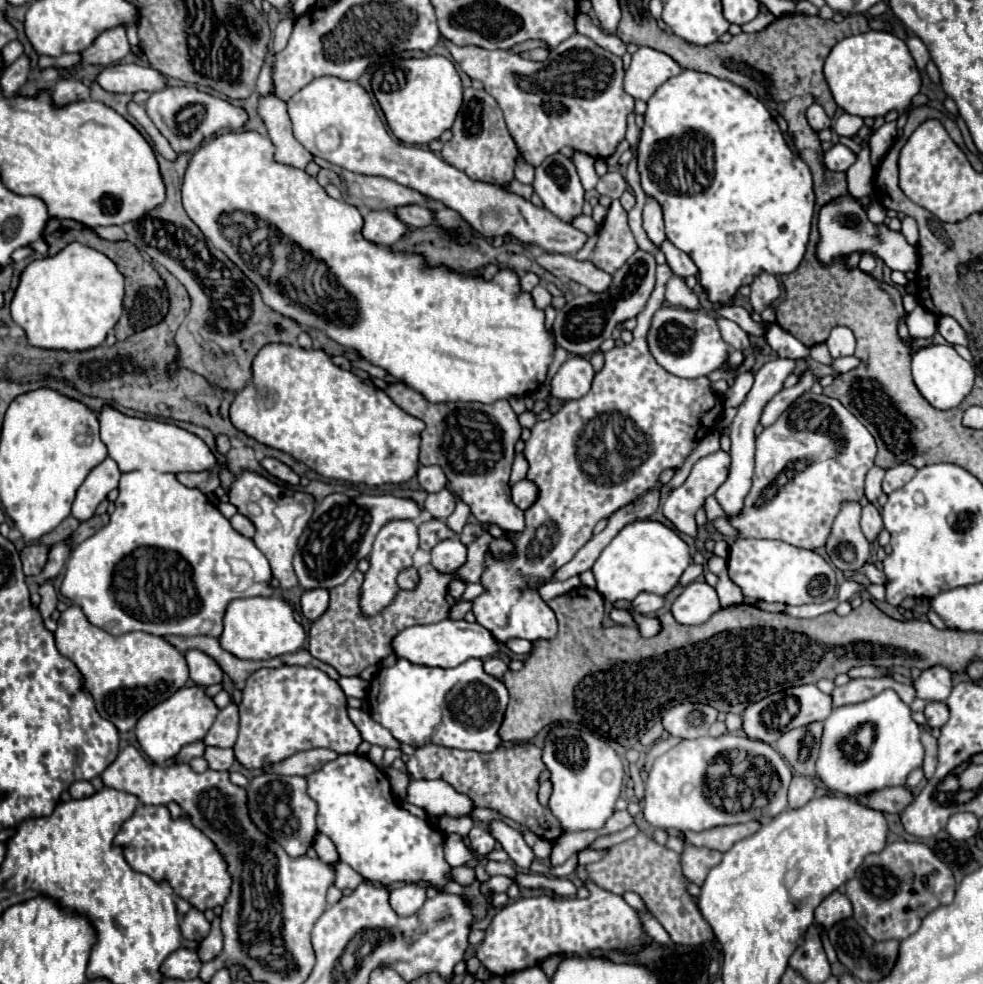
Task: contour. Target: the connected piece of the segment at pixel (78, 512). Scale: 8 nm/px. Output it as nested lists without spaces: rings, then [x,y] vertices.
[[[107,457],[101,465],[97,465],[87,475],[83,485],[79,487],[73,507],[71,507],[71,515],[77,521],[91,519],[95,515],[97,505],[107,497],[107,493],[111,489],[115,489],[119,485],[119,477],[121,477],[121,471],[119,471],[117,463],[111,457]]]

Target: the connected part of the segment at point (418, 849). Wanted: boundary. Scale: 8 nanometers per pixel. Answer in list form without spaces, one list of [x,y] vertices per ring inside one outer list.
[[[337,755],[307,777],[309,797],[317,803],[317,829],[337,847],[343,863],[385,885],[429,881],[445,885],[449,865],[443,859],[443,833],[411,815],[393,797],[387,775],[367,755]]]

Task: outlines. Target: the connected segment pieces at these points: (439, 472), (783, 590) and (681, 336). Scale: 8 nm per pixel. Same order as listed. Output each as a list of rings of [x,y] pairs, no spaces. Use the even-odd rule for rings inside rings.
[[[437,465],[419,467],[417,479],[419,479],[419,485],[421,485],[427,493],[437,493],[437,491],[441,491],[441,489],[447,487],[447,477],[445,477],[443,469],[437,467]]]
[[[737,539],[729,551],[729,577],[749,599],[787,605],[825,603],[833,599],[837,587],[835,571],[819,553],[769,539]]]
[[[661,307],[653,315],[649,333],[647,333],[647,345],[655,361],[669,373],[677,377],[705,377],[715,369],[721,369],[727,359],[729,345],[721,339],[721,333],[717,329],[717,321],[707,313],[695,313],[685,311],[677,307]]]

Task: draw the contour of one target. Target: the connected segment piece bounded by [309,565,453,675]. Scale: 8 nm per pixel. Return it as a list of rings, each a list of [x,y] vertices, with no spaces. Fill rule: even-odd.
[[[423,565],[419,569],[419,585],[411,591],[399,591],[397,597],[381,613],[365,617],[359,607],[361,585],[365,573],[359,569],[339,587],[333,587],[329,609],[311,625],[309,629],[309,653],[315,659],[321,659],[333,665],[341,675],[359,675],[369,665],[381,663],[387,655],[393,653],[391,641],[397,633],[411,625],[421,623],[439,623],[449,617],[451,605],[447,603],[447,587],[453,581],[453,575],[439,573],[433,565]]]

